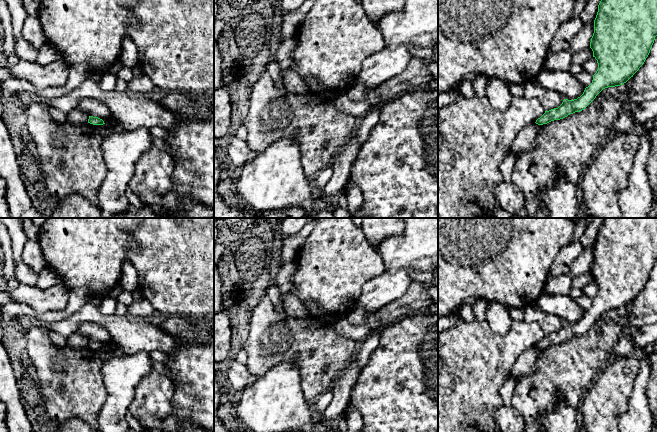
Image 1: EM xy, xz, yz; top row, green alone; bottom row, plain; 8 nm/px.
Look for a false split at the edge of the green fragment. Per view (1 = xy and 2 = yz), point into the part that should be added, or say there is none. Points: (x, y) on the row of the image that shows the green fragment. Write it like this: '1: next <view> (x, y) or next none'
1: next none
2: next none

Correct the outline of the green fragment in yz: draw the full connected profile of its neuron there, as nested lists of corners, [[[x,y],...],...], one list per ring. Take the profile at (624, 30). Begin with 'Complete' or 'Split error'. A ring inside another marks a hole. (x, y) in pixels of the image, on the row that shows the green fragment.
Complete. [[[601,0],[590,42],[593,57],[598,63],[598,69],[593,75],[592,83],[585,88],[580,97],[574,100],[564,99],[558,108],[545,111],[535,123],[538,125],[547,124],[582,111],[603,89],[626,83],[644,64],[656,36],[657,0]]]

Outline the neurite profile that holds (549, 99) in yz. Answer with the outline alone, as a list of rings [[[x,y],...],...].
[[[534,80],[525,84],[524,96],[538,99],[545,111],[558,108],[564,100],[559,93],[554,90],[546,89]]]

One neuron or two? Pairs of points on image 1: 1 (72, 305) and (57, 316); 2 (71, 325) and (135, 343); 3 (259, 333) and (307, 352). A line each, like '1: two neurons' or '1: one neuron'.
1: one neuron
2: one neuron
3: one neuron

